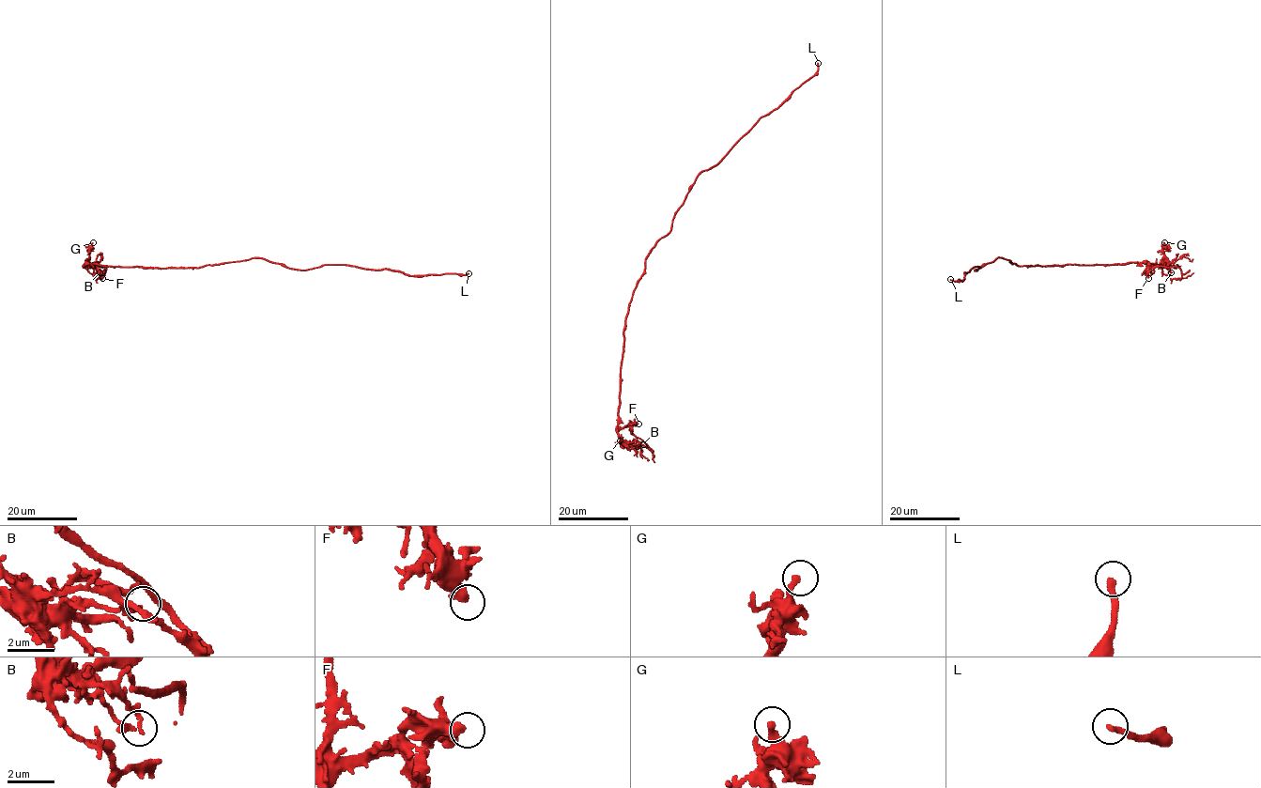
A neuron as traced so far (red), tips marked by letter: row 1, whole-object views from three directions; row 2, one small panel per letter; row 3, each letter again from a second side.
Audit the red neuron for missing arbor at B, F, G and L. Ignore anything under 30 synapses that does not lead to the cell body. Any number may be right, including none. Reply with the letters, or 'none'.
none

